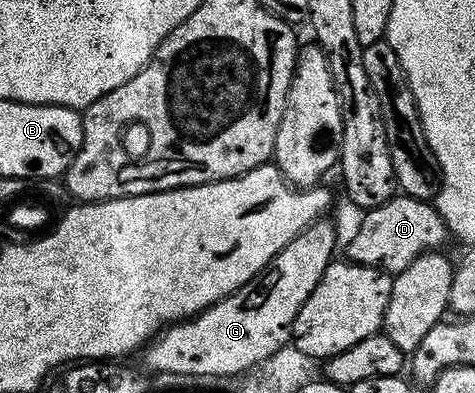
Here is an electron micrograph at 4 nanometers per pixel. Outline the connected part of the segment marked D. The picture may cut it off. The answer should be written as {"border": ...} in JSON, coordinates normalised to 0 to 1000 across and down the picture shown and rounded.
{"border":[[[832,494],[817,514],[768,542],[754,593],[728,621],[726,659],[739,672],[798,682],[804,692],[836,697],[867,674],[897,641],[937,634],[943,593],[935,555],[903,509],[878,509],[853,494]]]}

